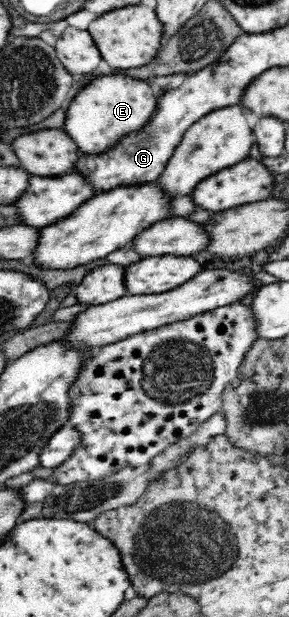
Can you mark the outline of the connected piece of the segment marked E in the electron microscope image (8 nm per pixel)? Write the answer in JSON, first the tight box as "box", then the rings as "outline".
{"box":[64,73,159,156],"outline":[[[96,73],[93,77],[93,86],[85,86],[68,104],[64,129],[73,137],[80,152],[101,156],[117,148],[125,136],[141,132],[151,122],[159,97],[155,96],[148,81],[110,73]]]}

